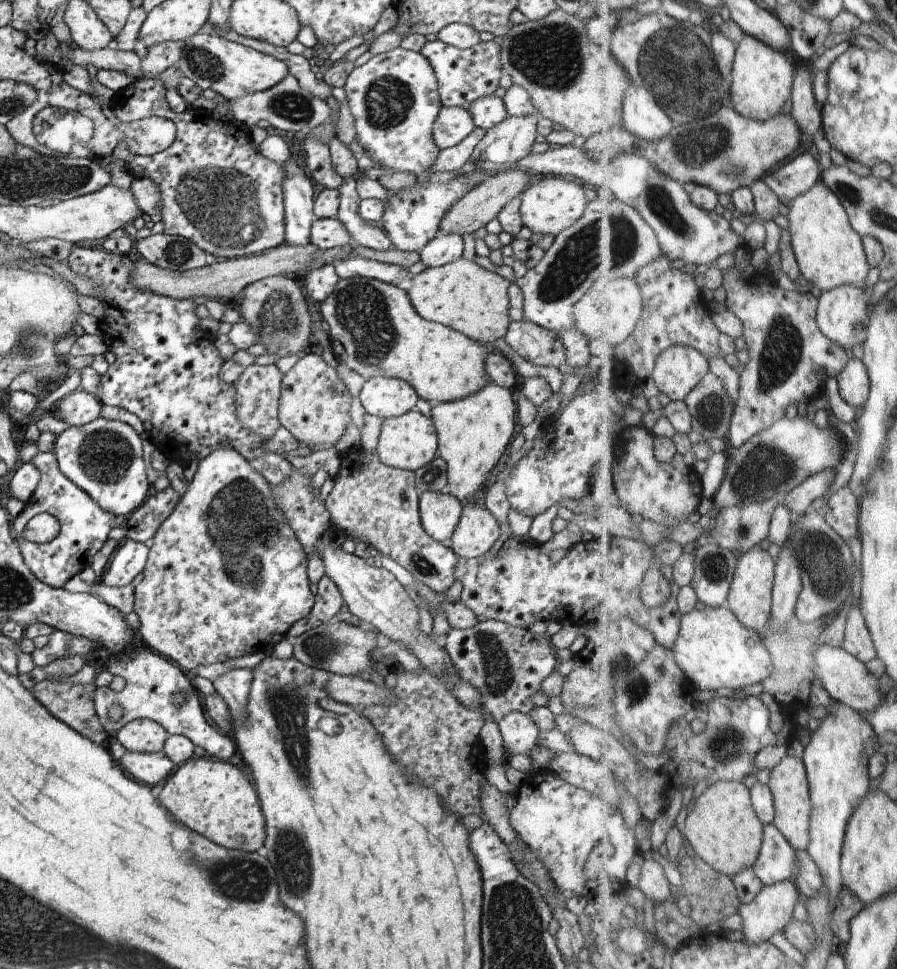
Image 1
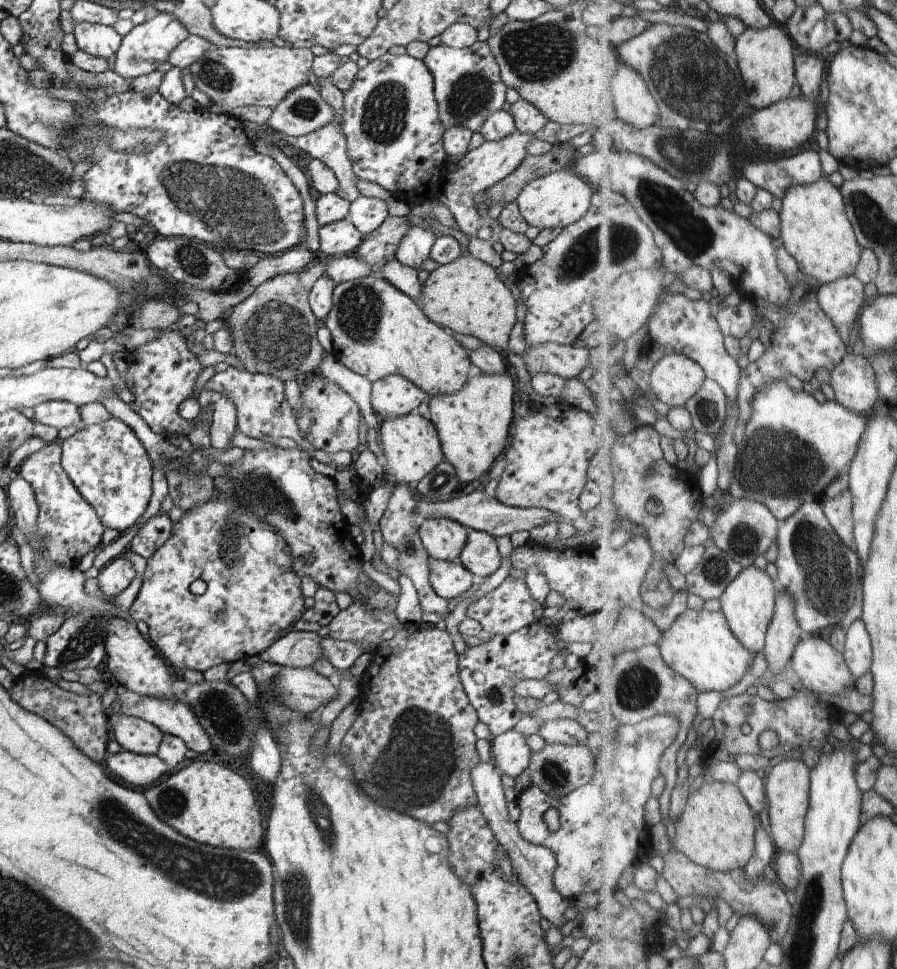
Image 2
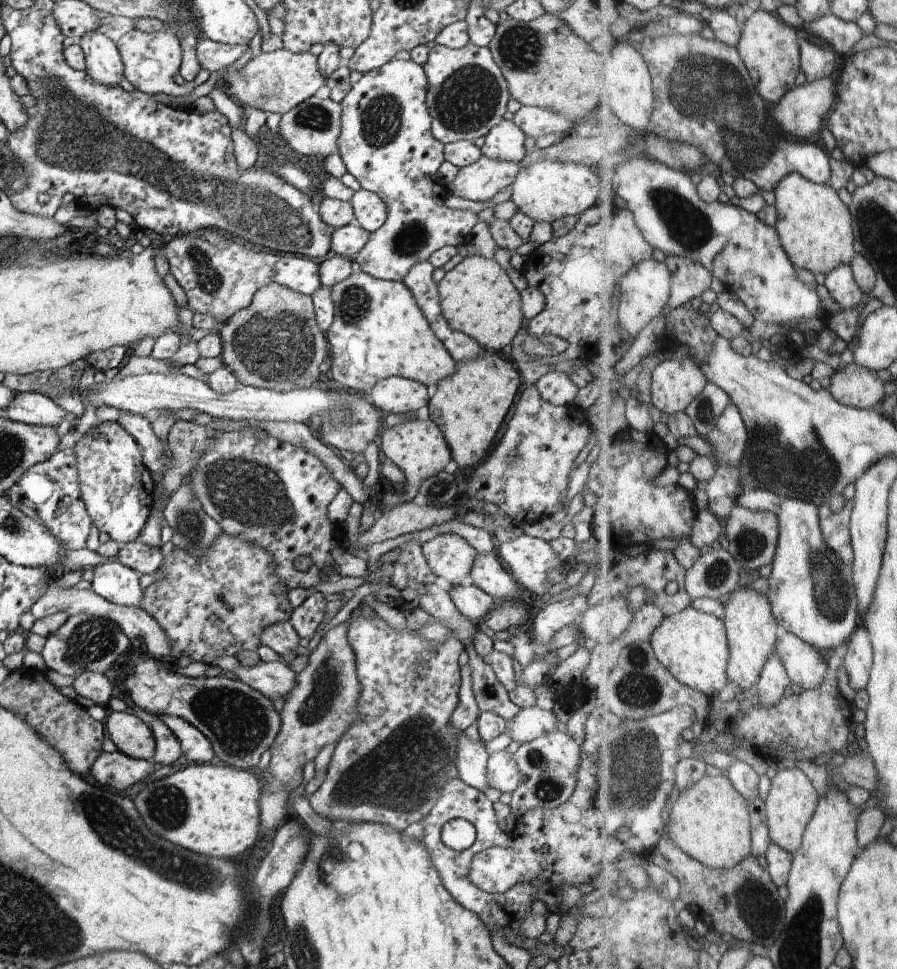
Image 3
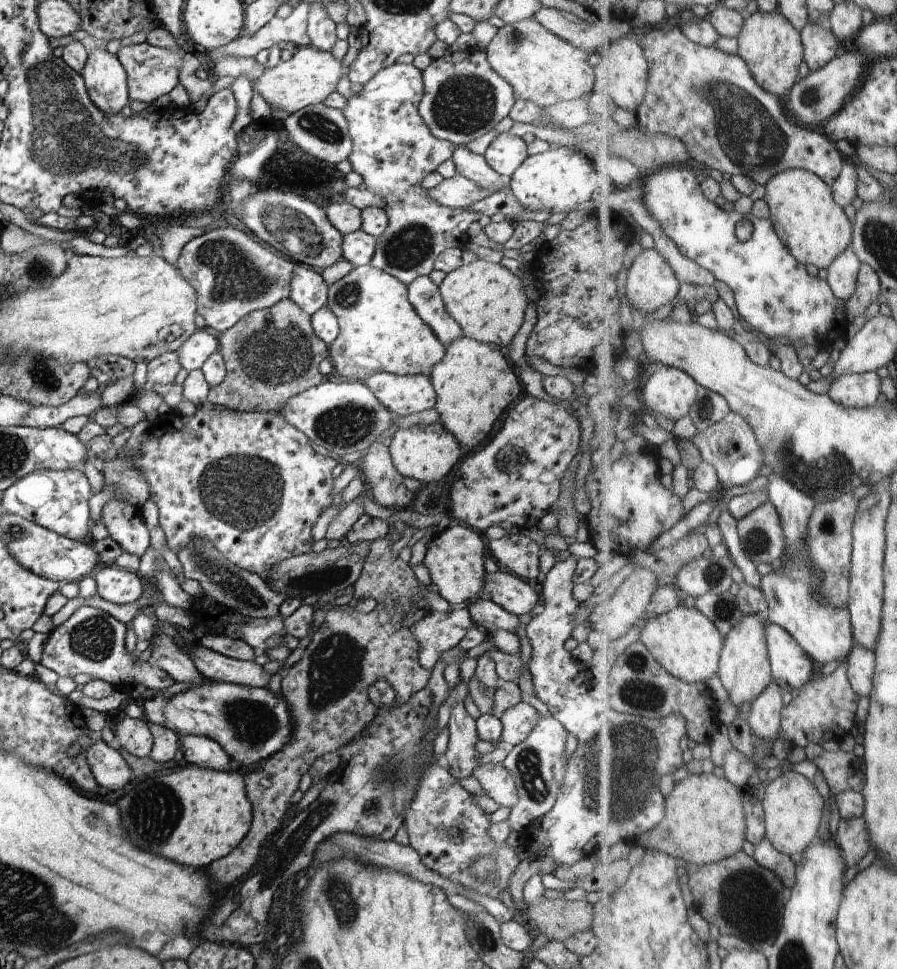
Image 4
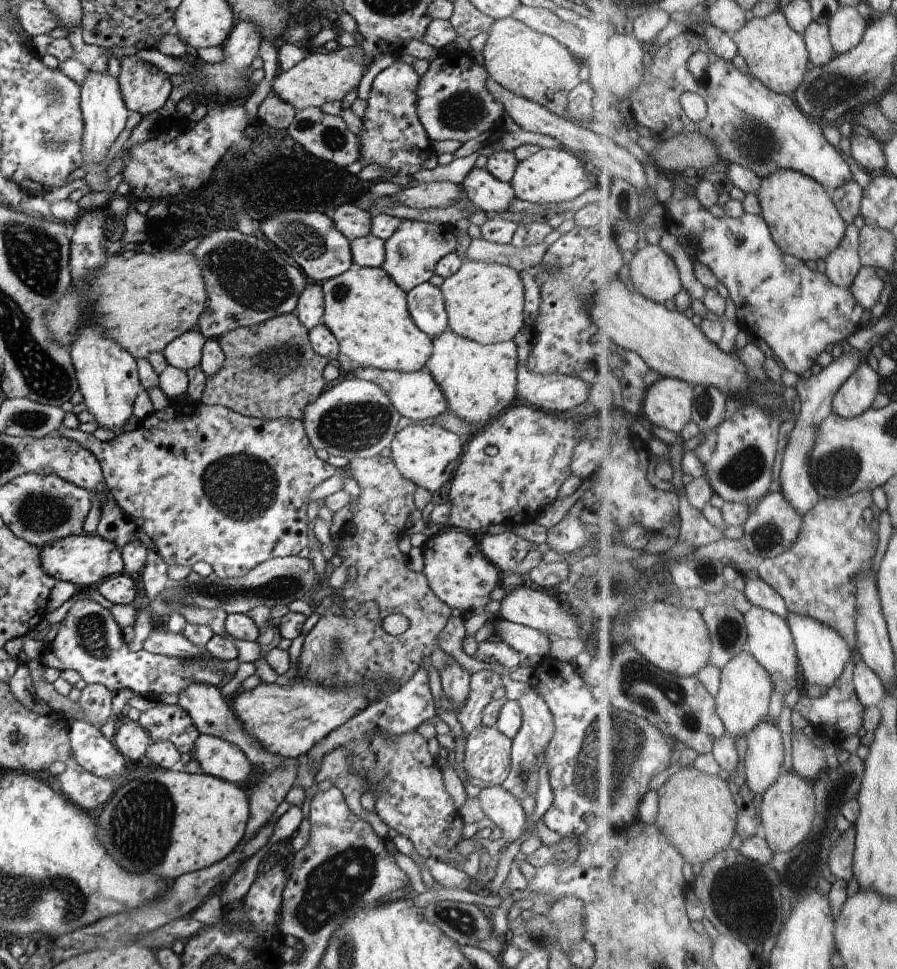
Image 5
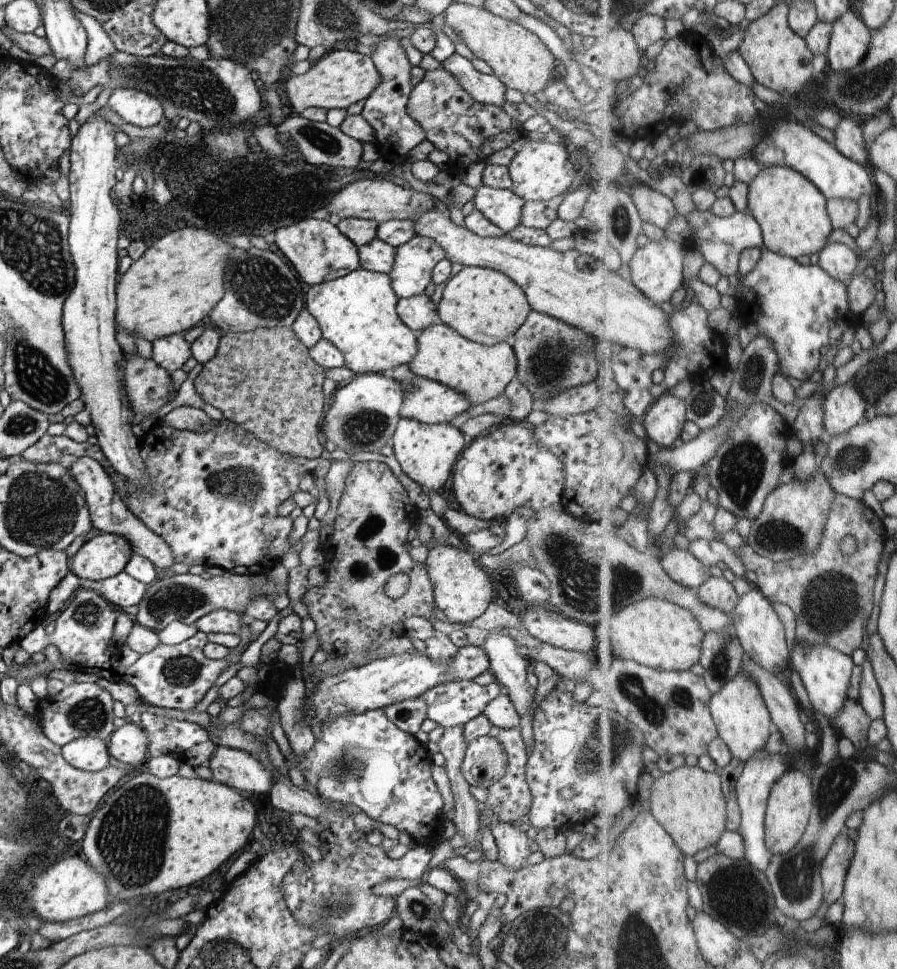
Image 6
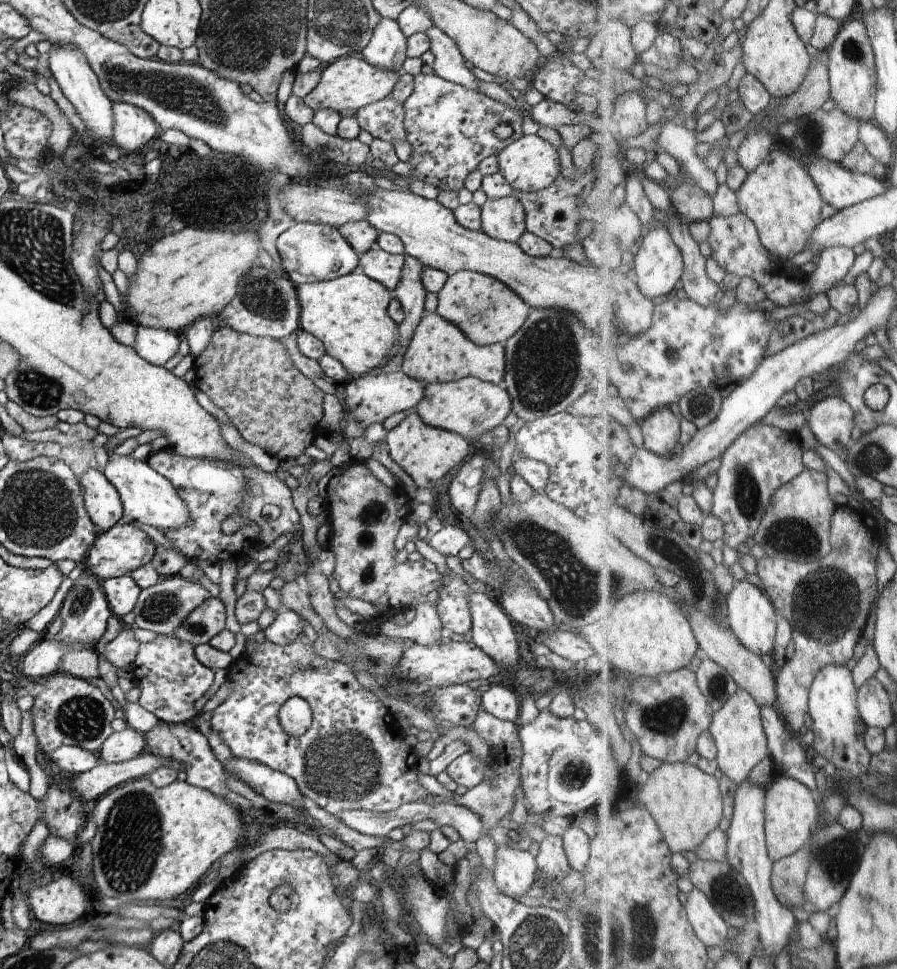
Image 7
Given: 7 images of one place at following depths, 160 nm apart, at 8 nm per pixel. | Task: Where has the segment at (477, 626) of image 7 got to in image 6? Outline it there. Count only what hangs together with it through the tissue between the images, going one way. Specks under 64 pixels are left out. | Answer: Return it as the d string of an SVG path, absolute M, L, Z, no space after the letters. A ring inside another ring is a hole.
M494 634L485 644L487 668L508 692L518 714L523 717L532 712L535 689L527 680L528 665L522 650L510 636Z

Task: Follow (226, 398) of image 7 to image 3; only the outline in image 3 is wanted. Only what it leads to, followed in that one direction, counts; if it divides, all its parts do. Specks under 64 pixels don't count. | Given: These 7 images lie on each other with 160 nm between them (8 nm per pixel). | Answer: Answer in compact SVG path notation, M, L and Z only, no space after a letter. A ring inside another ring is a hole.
M278 283L263 286L246 308L234 313L217 331L223 344L220 358L224 366L235 374L239 384L261 389L307 389L312 382L321 378L320 364L329 354L326 333L318 326L315 317L313 298Z

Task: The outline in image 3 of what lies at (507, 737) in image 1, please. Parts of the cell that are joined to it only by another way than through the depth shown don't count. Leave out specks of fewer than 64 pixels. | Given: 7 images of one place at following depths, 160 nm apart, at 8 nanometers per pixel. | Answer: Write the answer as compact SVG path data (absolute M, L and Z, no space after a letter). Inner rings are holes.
M503 749L489 756L487 777L492 788L500 792L514 792L519 785L521 774L513 754Z

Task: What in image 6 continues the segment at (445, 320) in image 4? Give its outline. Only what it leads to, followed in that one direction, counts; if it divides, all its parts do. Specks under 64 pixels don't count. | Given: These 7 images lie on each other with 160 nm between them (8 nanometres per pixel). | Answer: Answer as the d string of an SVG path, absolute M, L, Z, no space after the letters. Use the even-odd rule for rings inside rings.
M425 293L401 297L397 304L398 316L412 330L424 330L439 322L439 304L435 304Z

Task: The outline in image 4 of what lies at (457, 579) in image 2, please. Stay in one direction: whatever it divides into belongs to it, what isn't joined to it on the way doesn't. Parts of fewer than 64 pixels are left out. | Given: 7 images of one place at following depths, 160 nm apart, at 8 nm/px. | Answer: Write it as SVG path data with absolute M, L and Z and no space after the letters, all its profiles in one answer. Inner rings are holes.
M492 599L470 600L466 603L469 615L478 628L484 628L489 634L499 630L509 630L511 633L516 632L519 618L498 606Z

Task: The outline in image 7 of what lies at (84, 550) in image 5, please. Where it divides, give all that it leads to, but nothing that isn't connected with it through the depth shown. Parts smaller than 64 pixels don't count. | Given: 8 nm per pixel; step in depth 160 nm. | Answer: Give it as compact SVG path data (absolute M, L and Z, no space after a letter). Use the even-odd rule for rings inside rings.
M121 521L110 527L110 530L99 532L90 552L84 558L84 571L103 582L112 577L130 574L134 569L150 562L154 553L155 544L146 532Z

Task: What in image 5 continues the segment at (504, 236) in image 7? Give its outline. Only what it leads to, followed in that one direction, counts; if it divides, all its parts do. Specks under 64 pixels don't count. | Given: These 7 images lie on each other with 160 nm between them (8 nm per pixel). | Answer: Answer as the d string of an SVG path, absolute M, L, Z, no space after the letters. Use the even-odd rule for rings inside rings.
M487 168L471 169L462 185L468 200L482 208L487 215L508 212L510 202L516 198L512 185L494 178Z

